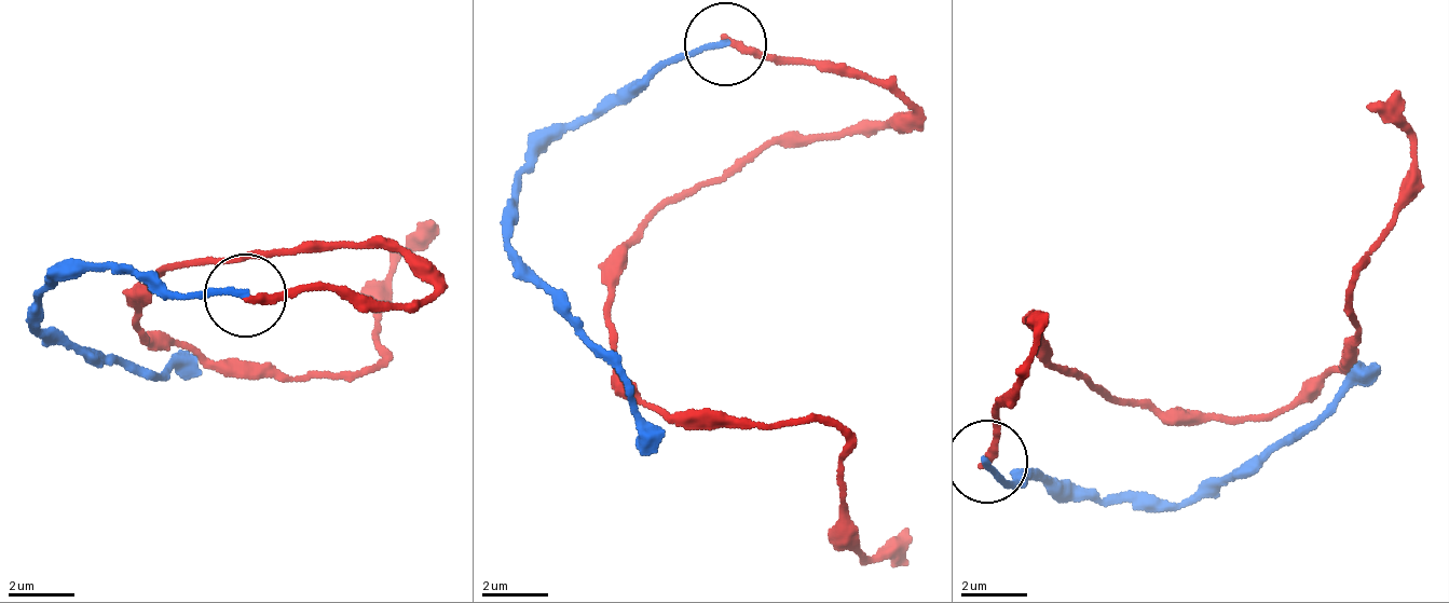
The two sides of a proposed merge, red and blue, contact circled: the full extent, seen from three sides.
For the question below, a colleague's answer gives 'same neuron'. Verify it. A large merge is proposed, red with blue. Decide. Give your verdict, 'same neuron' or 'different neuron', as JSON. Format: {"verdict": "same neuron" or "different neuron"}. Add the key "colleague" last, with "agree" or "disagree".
{"verdict": "different neuron", "colleague": "disagree"}

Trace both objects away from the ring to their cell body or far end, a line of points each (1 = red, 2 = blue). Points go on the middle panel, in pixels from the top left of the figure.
1: (732, 46), (915, 107), (672, 191), (607, 304), (616, 366), (658, 408), (822, 423), (858, 550), (908, 524)
2: (723, 46), (658, 60), (563, 127), (515, 199), (514, 259), (605, 357), (659, 455)

